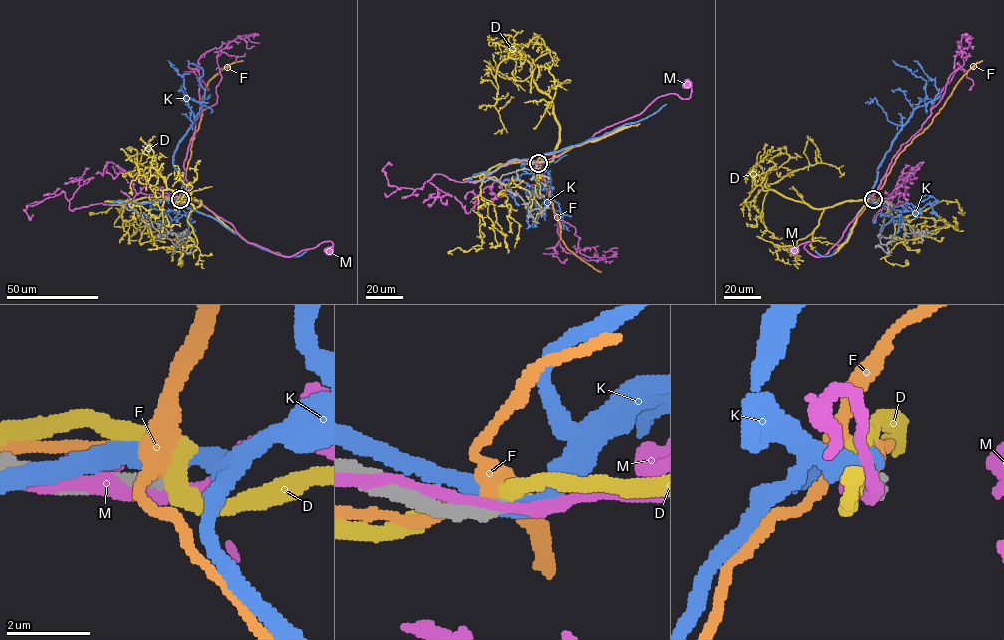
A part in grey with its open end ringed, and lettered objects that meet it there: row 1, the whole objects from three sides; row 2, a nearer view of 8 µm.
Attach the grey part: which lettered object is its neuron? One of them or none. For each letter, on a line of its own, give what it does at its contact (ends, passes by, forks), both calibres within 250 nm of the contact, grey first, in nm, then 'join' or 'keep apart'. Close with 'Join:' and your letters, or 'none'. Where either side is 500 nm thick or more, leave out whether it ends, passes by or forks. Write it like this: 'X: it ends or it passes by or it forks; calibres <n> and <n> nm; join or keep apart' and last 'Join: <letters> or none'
D: it passes by; calibres 400 and 460 nm; keep apart
F: it forks; calibres 480 and 240 nm; keep apart
K: it passes by; calibres 400 and 380 nm; keep apart
M: it passes by; calibres 400 and 300 nm; keep apart
Join: none

